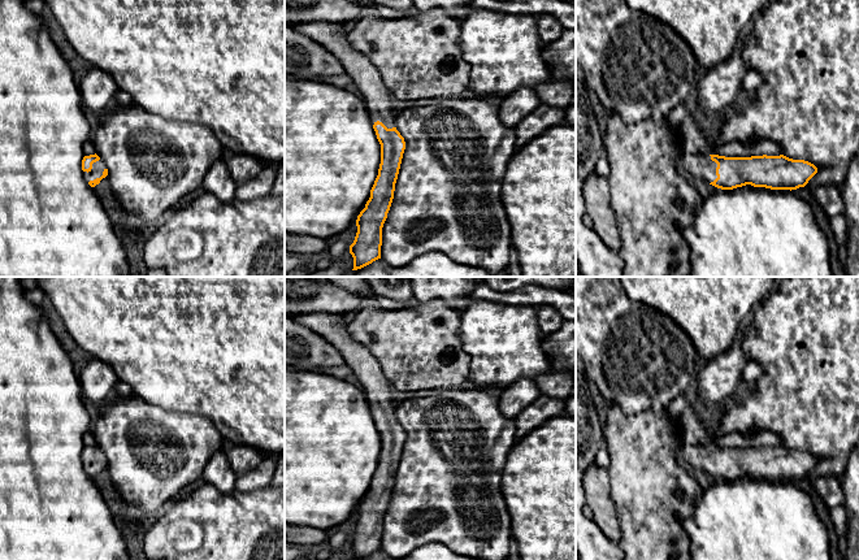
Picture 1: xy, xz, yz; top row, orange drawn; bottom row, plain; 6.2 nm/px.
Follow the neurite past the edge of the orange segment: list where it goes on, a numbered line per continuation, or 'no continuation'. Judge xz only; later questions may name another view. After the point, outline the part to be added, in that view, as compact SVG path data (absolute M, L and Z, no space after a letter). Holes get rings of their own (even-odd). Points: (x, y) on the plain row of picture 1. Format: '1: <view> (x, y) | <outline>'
1: xz (333, 328) | M313 312L288 316L295 322L316 331L338 348L344 365L352 369L370 407L372 416L382 413L387 420L396 418L396 404L391 398L391 385L385 377L374 355L348 333L348 324L342 314ZM285 313L285 316L288 316Z

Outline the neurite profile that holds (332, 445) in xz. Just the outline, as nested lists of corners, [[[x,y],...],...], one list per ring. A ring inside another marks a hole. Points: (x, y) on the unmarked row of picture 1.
[[[285,366],[285,525],[327,530],[347,521],[370,489],[381,435],[360,386]]]

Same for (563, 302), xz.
[[[480,281],[472,295],[473,300],[489,300],[491,303],[507,303],[509,305],[551,305],[561,313],[564,320],[576,321],[576,298],[565,291],[546,288],[541,286],[525,286],[508,295],[498,291]]]

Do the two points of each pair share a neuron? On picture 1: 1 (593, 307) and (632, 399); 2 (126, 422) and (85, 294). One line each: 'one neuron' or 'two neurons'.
1: one neuron
2: two neurons

